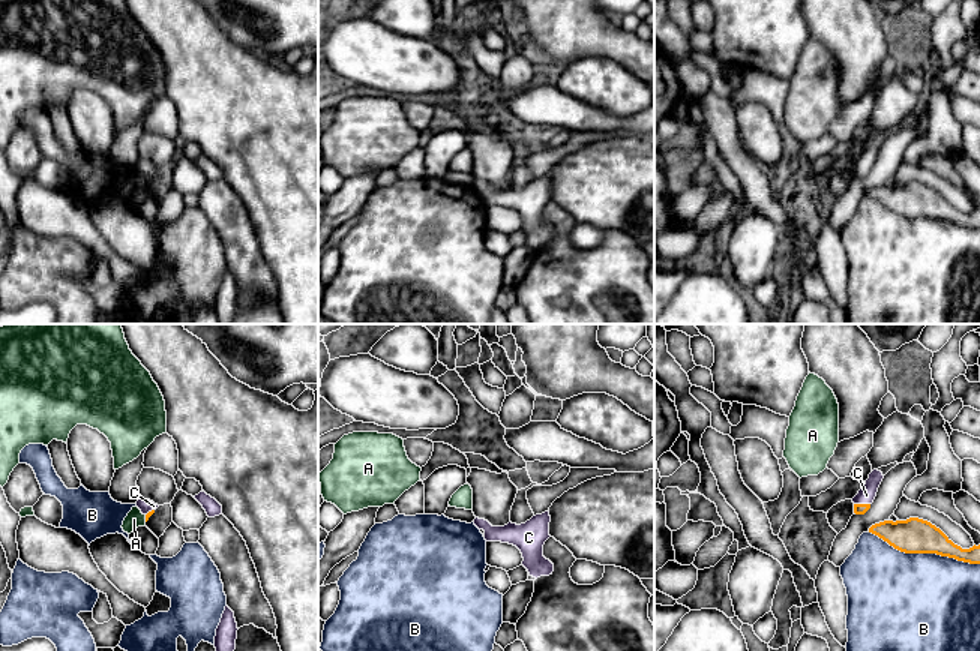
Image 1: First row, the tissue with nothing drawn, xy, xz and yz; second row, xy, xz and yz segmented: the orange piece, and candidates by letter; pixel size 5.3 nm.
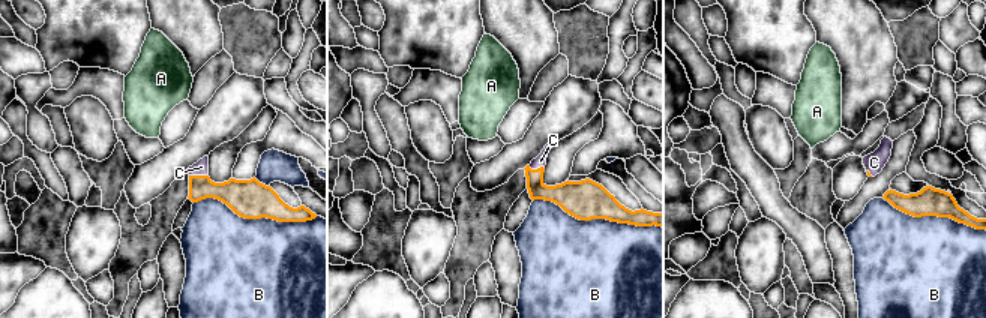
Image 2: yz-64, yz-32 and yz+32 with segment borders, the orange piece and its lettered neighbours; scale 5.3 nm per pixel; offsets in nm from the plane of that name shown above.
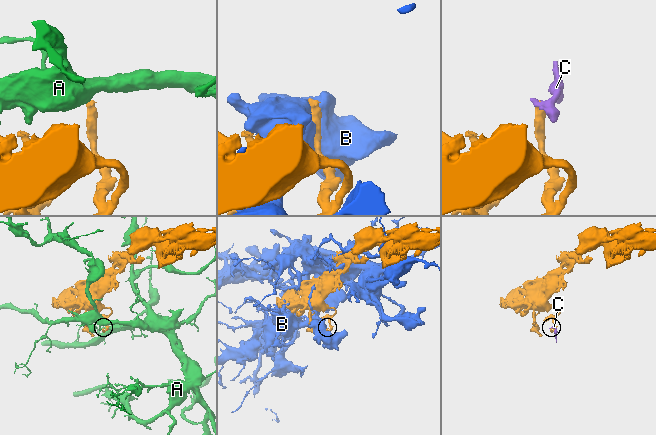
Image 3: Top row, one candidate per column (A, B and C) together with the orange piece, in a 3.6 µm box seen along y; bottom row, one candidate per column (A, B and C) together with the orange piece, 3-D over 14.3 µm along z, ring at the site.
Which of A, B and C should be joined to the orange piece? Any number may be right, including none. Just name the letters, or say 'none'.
C

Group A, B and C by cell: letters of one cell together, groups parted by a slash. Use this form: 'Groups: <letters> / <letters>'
Groups: A / B / C

